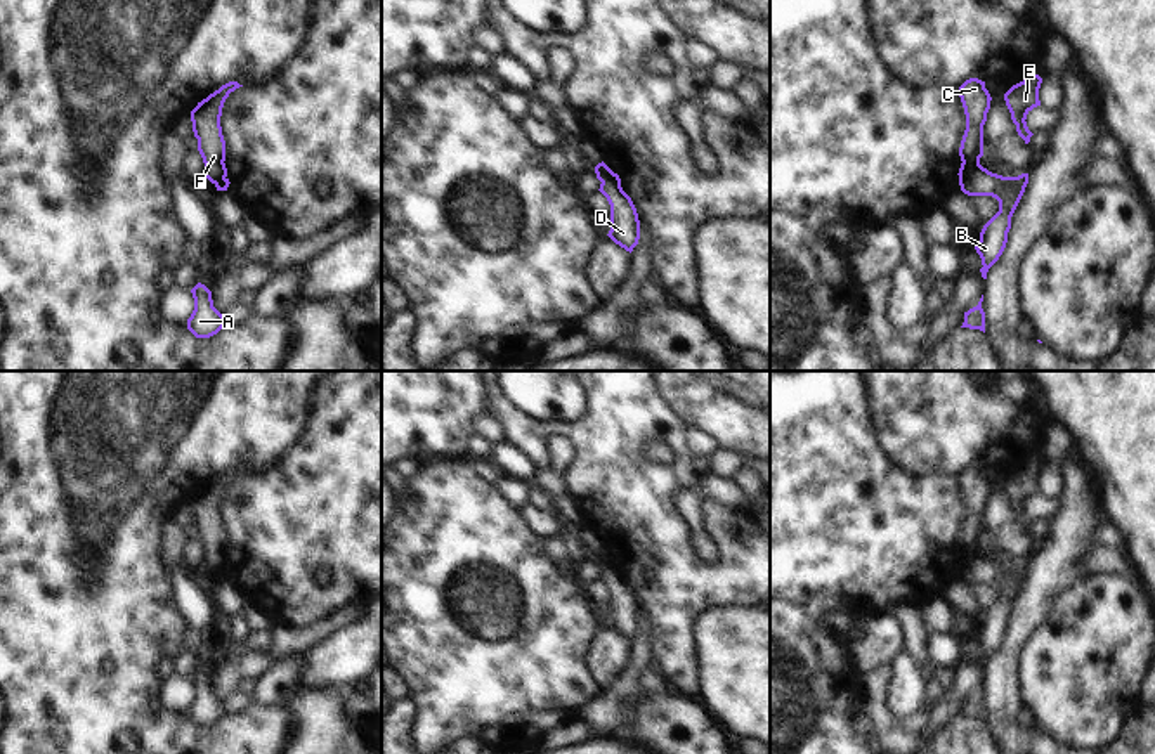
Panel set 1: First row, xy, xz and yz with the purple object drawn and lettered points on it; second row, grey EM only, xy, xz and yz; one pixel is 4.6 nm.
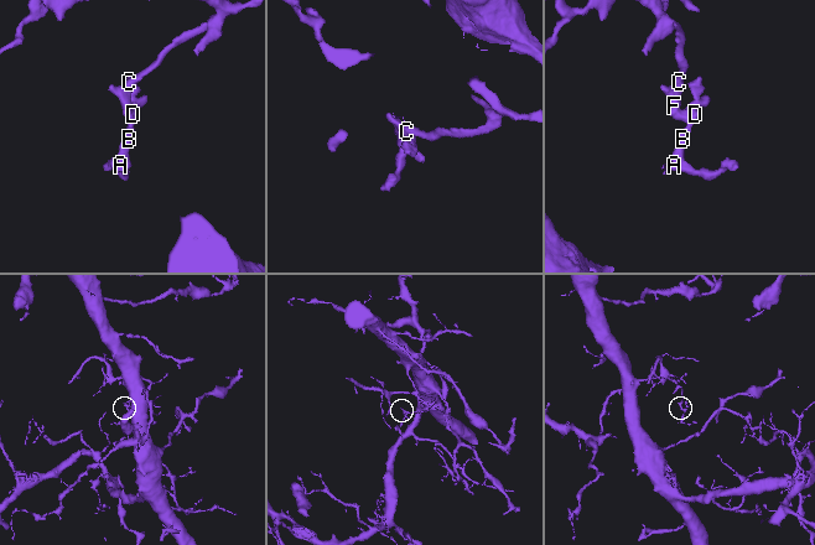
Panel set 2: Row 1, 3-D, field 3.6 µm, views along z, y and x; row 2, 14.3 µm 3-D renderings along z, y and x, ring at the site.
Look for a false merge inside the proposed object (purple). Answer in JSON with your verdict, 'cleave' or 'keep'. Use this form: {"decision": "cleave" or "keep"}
{"decision": "cleave"}

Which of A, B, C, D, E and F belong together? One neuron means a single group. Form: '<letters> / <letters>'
A B D E / C F

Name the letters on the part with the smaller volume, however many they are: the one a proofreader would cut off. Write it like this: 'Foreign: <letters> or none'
Foreign: A, B, D, E

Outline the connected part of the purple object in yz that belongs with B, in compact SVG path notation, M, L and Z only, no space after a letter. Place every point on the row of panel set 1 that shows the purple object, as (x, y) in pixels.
M980 163L959 179L961 191L968 196L992 196L999 201L999 211L983 225L980 241L975 246L982 258L982 277L987 279L989 269L1002 255L1008 232L1011 229L1011 217L1025 192L1028 173L1018 177L1002 177L989 172Z

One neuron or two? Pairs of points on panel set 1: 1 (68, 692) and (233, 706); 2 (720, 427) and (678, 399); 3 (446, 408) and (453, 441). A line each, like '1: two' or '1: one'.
1: two
2: one
3: one

